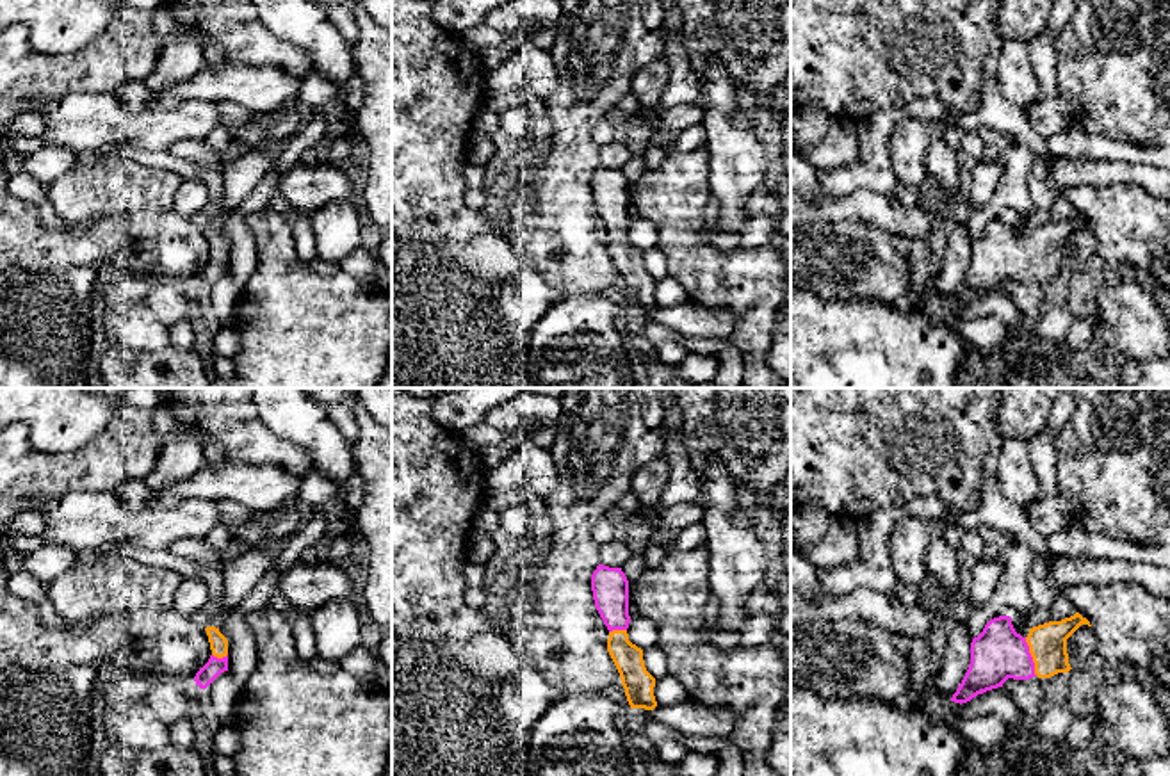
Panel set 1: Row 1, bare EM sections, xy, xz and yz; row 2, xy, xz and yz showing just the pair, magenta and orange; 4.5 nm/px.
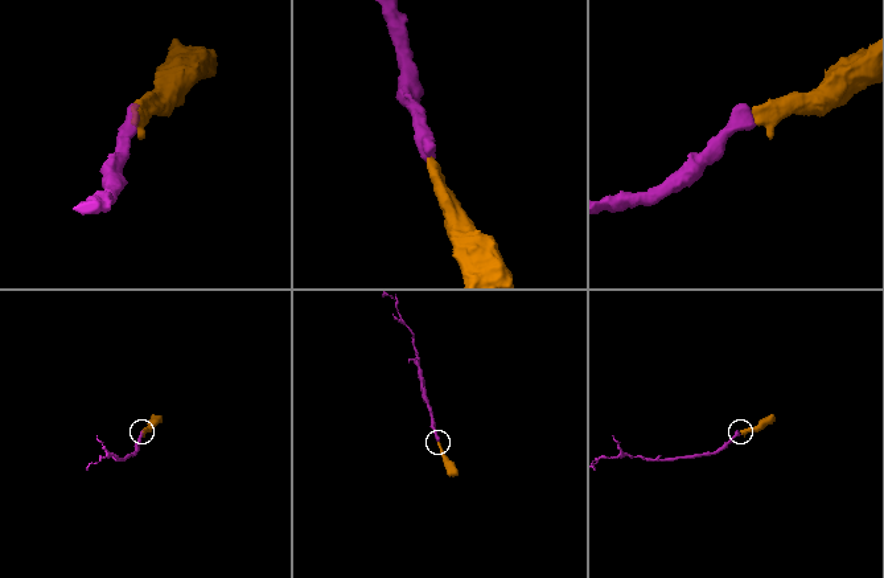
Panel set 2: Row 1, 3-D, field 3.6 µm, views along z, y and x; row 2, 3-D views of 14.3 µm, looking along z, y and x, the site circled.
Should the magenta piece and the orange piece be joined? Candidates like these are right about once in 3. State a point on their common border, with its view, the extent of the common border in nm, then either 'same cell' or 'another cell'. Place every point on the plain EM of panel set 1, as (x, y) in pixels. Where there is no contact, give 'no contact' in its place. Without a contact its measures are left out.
meets magenta in yz at (1031, 258); contact 190 nm long; same cell

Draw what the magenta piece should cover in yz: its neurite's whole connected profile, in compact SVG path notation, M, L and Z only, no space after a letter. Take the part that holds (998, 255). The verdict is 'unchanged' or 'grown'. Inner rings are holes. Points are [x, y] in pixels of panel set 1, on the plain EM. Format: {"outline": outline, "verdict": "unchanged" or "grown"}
{"outline": "M1076 214L1061 222L1049 222L1029 230L1022 238L1015 233L1010 217L990 221L971 244L969 271L951 303L967 304L978 295L1003 288L1008 279L1051 279L1068 274L1067 240L1081 228L1090 226Z", "verdict": "grown"}

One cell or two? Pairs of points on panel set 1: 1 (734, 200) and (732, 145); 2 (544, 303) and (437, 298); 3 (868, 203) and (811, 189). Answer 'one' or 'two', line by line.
1: one
2: one
3: two

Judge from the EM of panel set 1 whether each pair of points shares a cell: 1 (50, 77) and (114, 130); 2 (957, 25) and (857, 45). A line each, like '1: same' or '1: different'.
1: different
2: same

